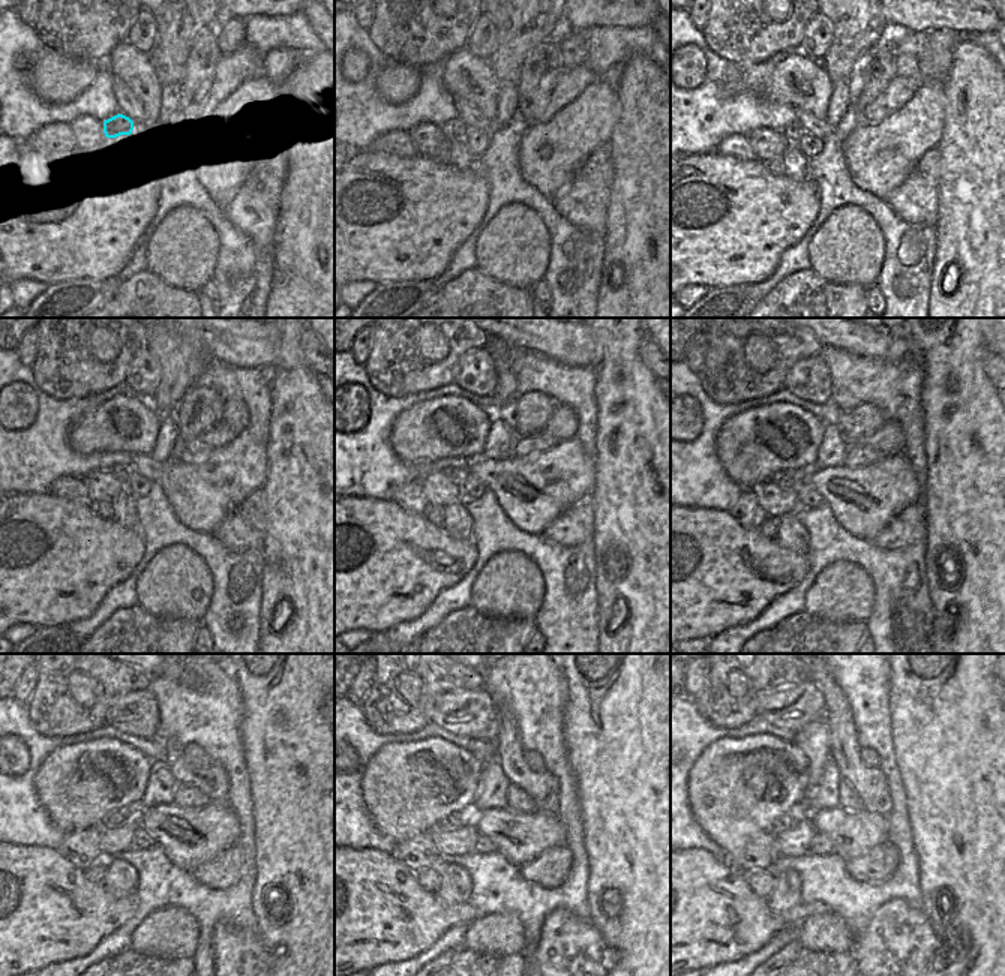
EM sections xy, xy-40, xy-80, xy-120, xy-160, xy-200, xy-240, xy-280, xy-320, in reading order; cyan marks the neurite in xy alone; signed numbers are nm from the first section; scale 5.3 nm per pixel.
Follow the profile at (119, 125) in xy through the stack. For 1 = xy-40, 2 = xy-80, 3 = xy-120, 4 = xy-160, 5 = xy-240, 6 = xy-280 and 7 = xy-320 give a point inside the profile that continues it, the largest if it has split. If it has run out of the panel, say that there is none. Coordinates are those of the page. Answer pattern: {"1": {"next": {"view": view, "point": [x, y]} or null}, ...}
{"1": {"next": {"view": "xy-40", "point": [455, 129]}}, "2": {"next": {"view": "xy-80", "point": [792, 134]}}, "3": {"next": {"view": "xy-120", "point": [122, 473]}}, "4": {"next": {"view": "xy-160", "point": [458, 474]}}, "5": {"next": {"view": "xy-240", "point": [131, 814]}}, "6": {"next": {"view": "xy-280", "point": [455, 820]}}, "7": {"next": {"view": "xy-320", "point": [797, 814]}}}

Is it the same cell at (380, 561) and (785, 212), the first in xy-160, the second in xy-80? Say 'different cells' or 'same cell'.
same cell

